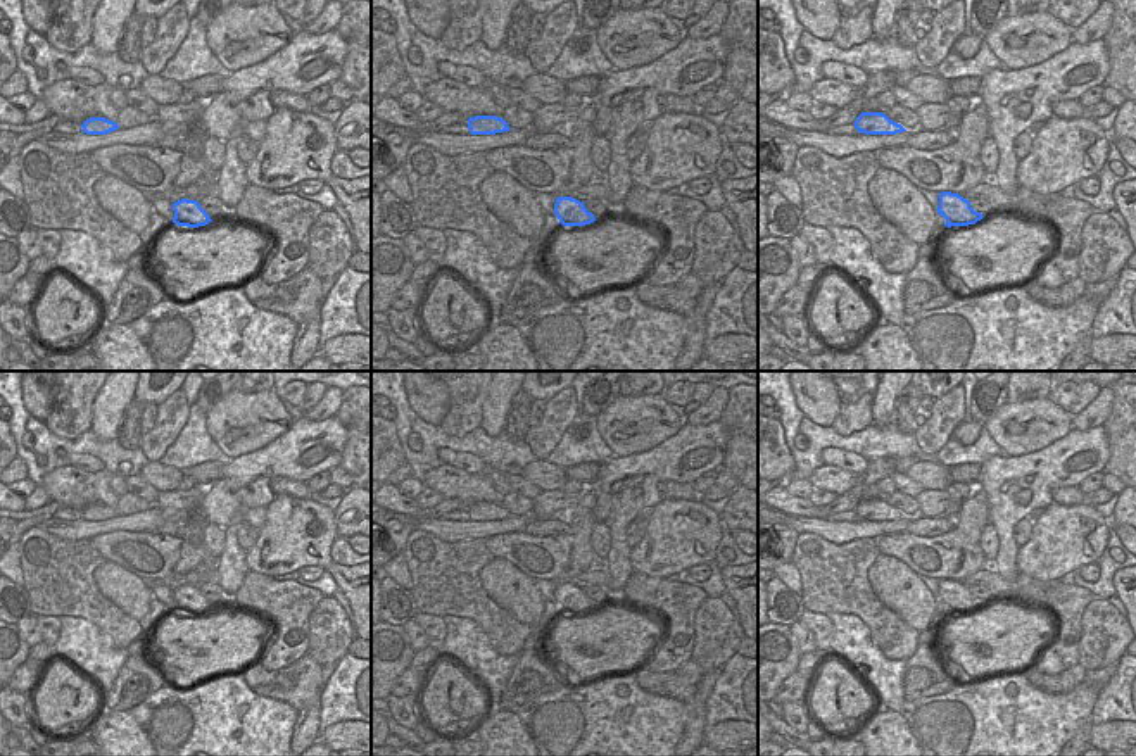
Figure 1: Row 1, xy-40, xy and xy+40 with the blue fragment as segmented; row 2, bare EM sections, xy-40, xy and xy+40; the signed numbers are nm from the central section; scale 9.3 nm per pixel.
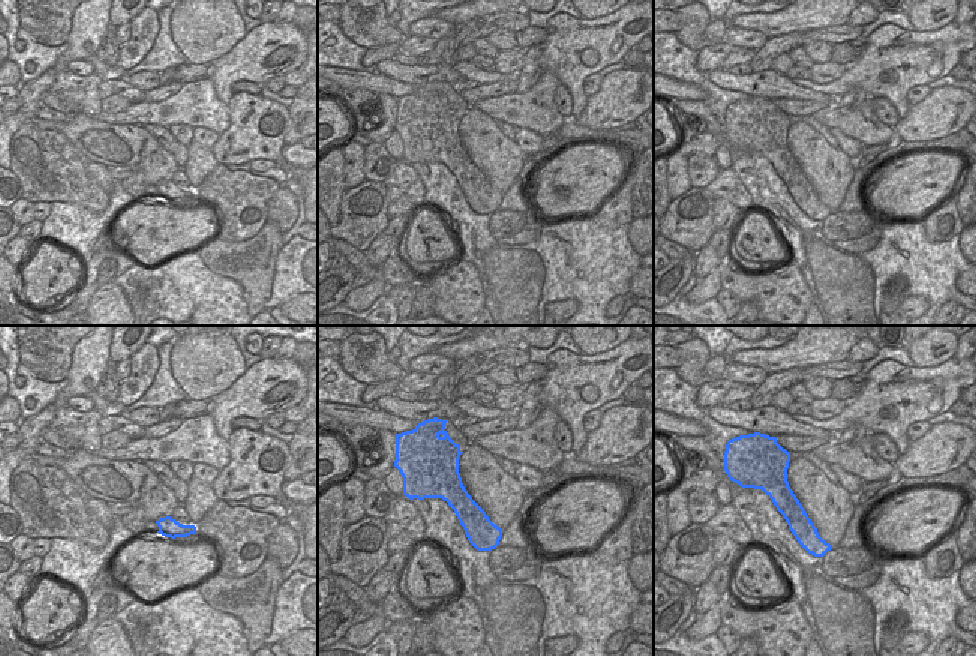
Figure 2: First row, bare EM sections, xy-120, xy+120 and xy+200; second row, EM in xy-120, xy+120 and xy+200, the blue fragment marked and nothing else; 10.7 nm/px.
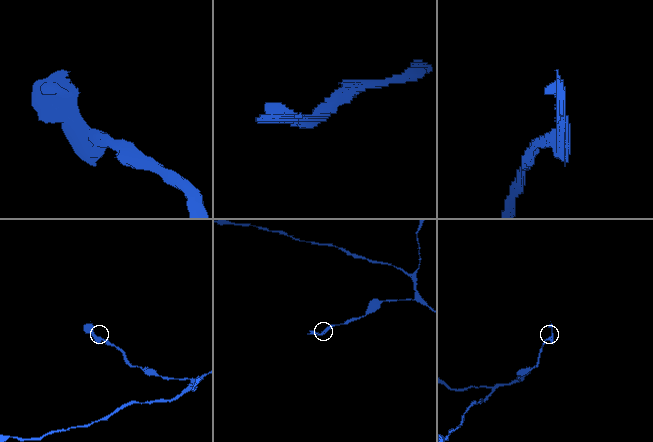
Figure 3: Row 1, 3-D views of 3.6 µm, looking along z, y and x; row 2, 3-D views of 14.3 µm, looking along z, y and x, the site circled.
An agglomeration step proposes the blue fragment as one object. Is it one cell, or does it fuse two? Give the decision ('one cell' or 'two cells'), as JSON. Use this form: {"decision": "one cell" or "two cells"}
{"decision": "two cells"}

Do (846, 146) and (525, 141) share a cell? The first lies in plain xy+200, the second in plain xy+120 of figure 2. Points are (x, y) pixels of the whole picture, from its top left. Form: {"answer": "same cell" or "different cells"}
{"answer": "same cell"}

